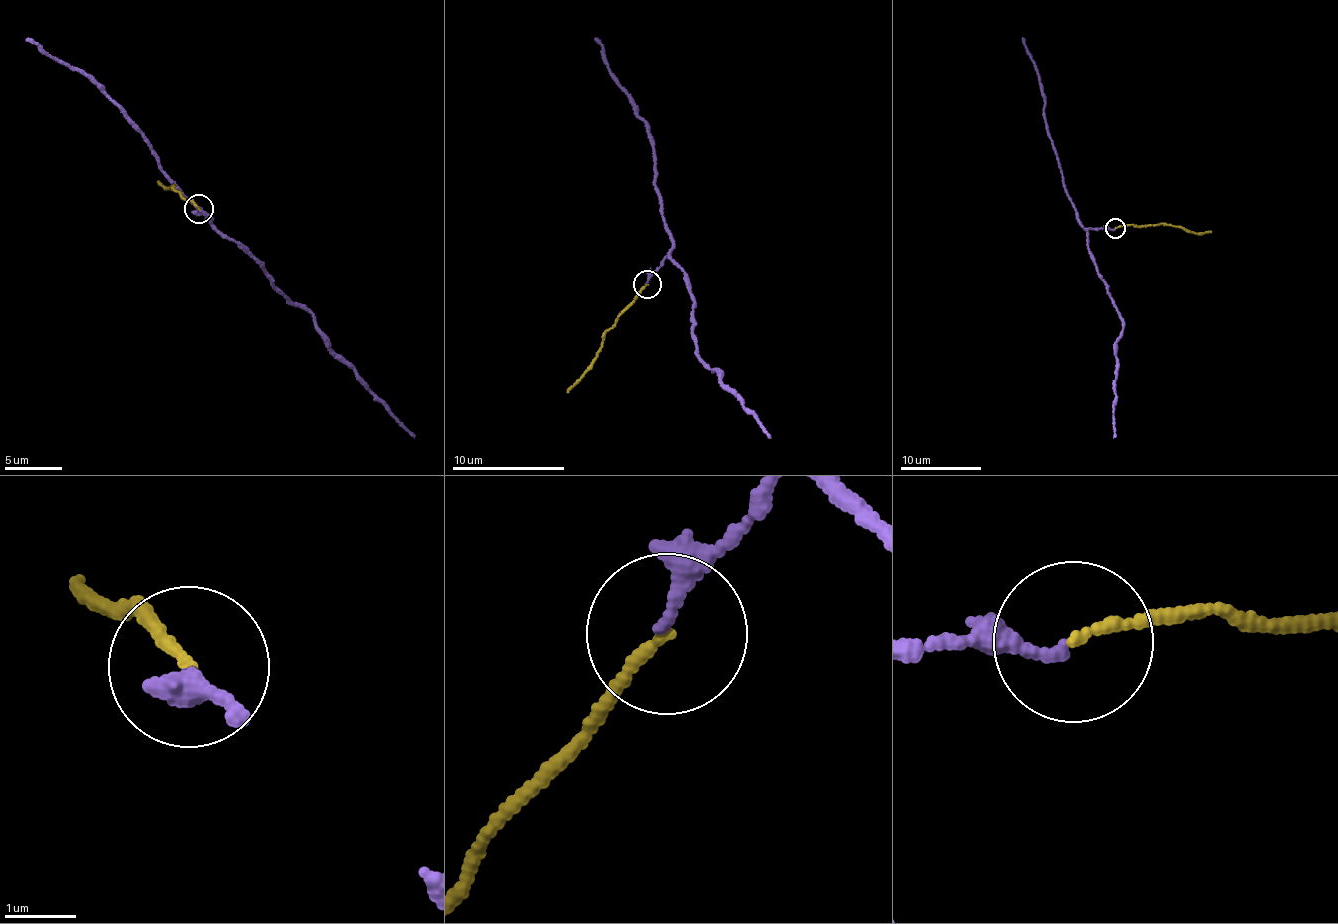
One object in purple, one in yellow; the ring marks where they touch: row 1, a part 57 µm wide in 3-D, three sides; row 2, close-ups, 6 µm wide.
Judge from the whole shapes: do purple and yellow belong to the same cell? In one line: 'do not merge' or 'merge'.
merge

